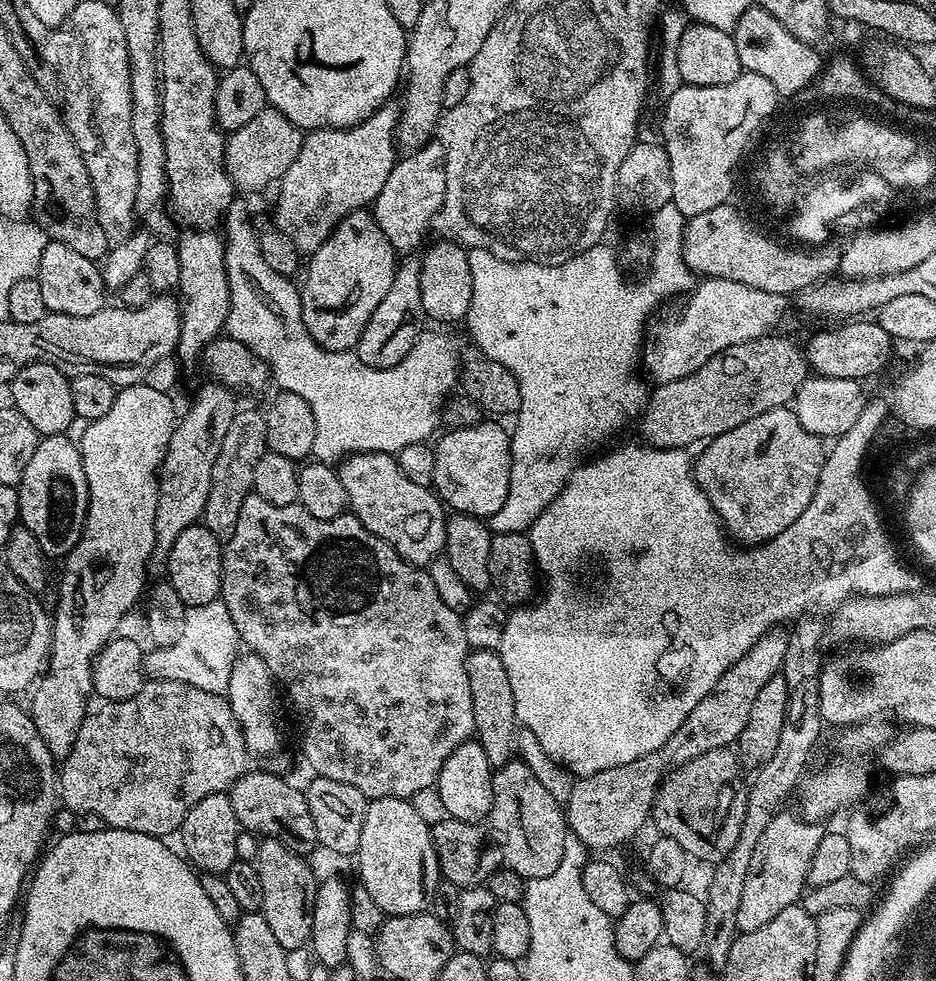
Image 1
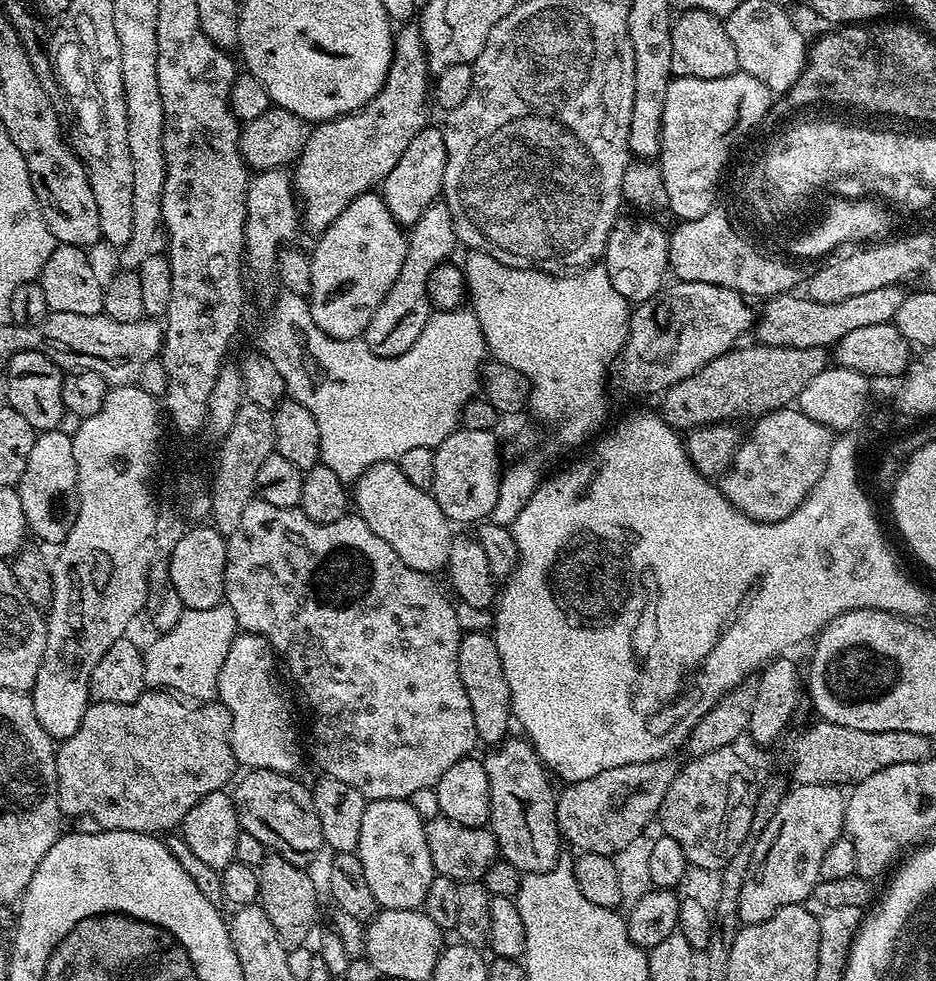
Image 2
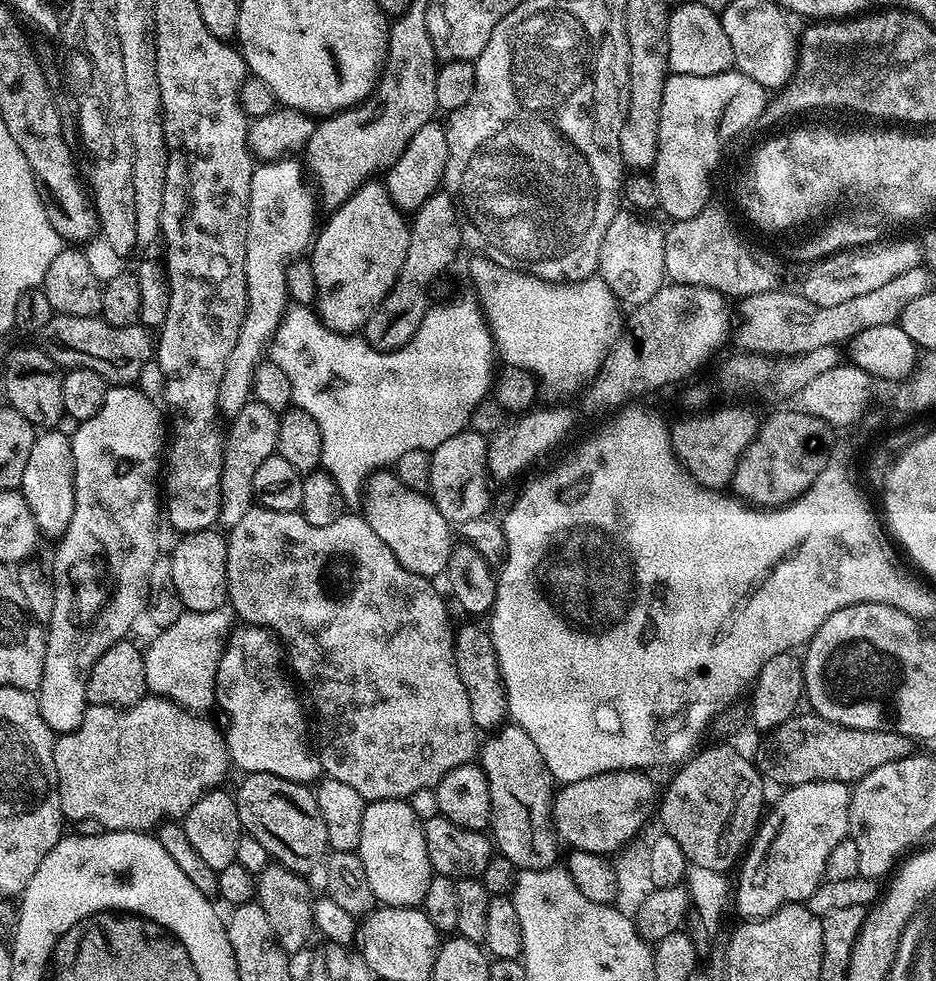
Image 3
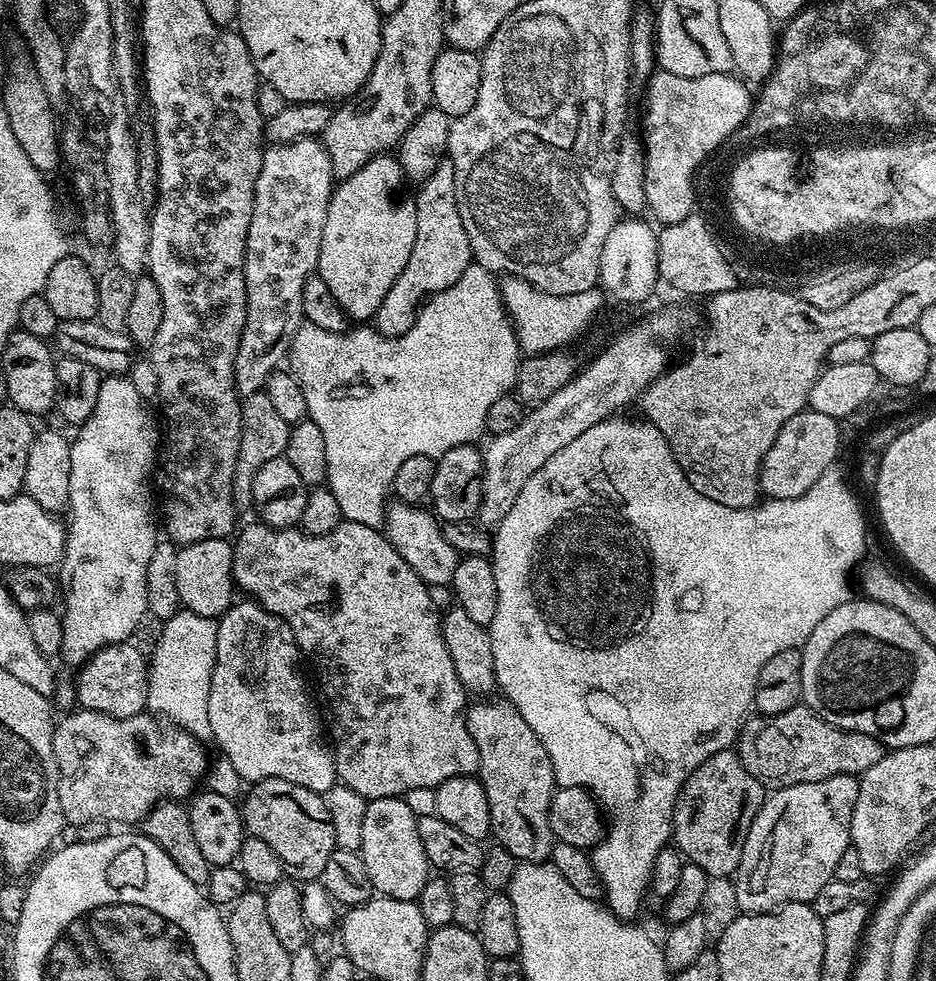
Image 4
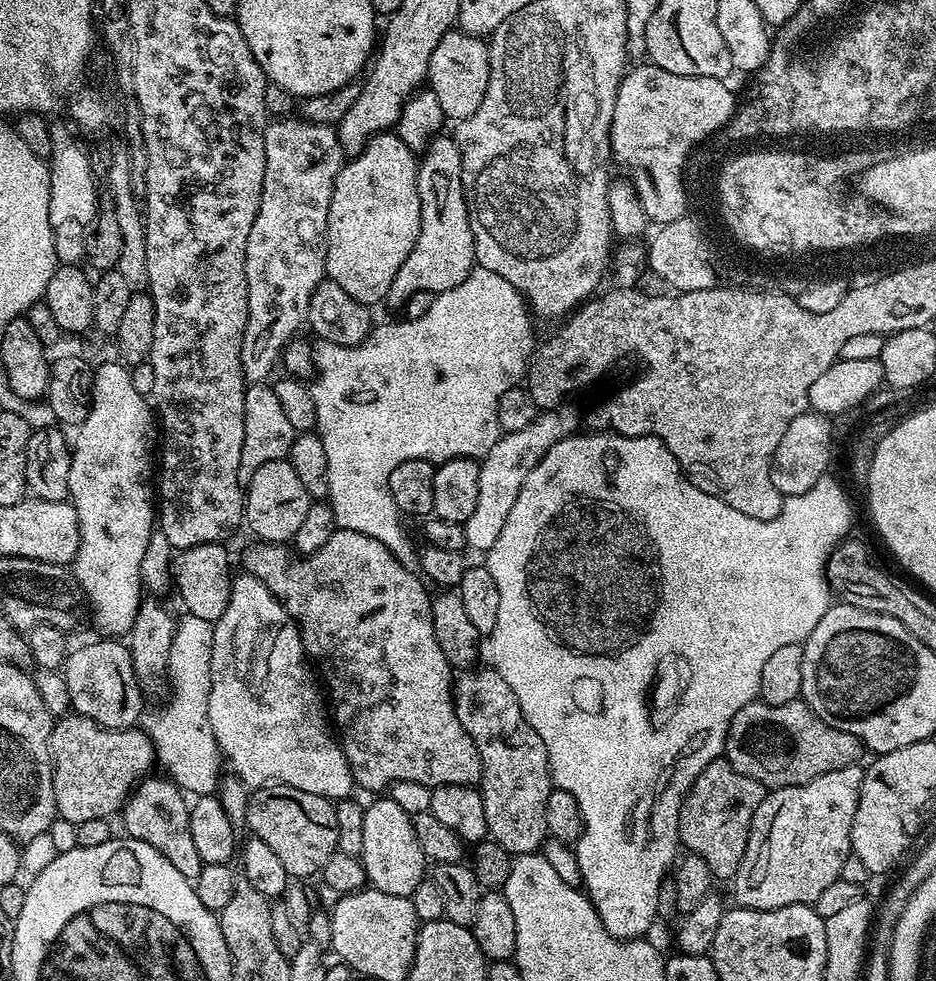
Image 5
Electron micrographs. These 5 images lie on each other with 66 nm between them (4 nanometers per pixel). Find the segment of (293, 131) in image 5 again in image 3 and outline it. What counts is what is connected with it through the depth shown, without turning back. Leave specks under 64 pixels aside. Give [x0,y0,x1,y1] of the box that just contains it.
[218,158,318,414]

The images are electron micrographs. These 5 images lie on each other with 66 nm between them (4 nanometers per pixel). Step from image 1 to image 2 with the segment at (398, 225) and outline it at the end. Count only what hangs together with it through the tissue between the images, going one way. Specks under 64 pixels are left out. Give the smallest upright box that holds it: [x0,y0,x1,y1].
[382,127,446,226]

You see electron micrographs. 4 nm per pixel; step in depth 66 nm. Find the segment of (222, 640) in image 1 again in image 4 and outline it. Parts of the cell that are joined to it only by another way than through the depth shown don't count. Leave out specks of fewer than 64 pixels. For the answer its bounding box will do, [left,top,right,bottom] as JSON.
[147,609,218,741]

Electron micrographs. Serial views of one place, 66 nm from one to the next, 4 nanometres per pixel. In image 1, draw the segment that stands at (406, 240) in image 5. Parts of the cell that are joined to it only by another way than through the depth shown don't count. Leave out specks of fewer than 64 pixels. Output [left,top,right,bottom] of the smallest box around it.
[300,211,398,352]

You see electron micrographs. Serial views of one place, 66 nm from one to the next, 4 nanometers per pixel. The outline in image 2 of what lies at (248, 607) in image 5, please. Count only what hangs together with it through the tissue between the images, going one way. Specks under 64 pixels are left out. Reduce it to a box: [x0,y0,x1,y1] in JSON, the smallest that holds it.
[217,631,300,774]

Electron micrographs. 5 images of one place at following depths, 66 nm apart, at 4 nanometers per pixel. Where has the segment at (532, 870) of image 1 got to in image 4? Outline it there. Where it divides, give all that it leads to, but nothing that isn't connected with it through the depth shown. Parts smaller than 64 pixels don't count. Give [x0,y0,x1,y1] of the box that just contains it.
[466,698,558,864]

